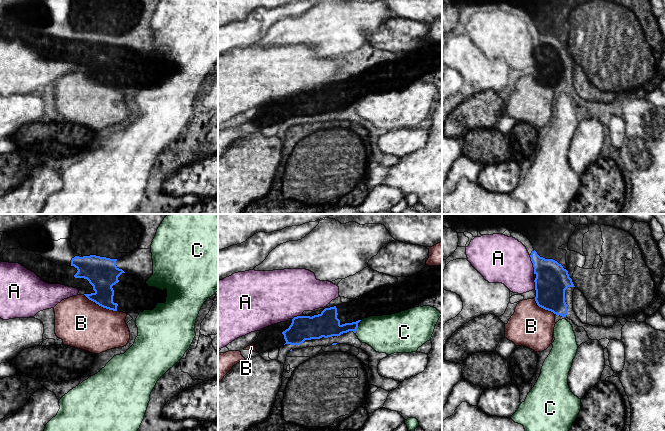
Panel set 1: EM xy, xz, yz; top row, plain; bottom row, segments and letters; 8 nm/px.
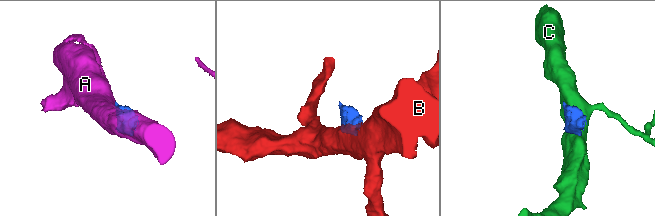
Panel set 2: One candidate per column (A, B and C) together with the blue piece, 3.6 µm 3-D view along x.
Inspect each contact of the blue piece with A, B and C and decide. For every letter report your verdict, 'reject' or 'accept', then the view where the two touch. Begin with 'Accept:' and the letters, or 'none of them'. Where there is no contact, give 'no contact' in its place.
Accept: none of them
A: reject; contact in yz
B: reject; contact in xy
C: reject; contact in xz

